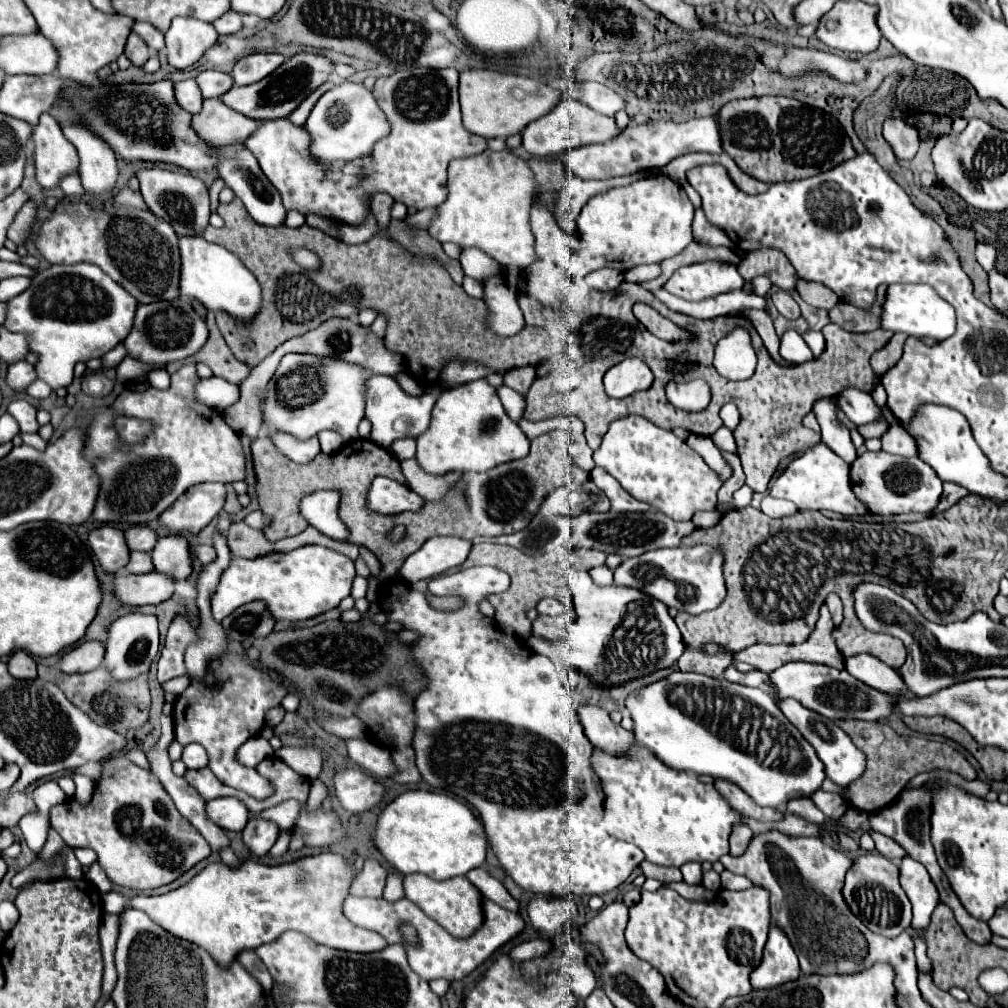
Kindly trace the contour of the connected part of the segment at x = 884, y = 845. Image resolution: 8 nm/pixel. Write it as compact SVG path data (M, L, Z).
M863 827L871 837L873 837L873 841L875 841L875 849L883 855L883 857L887 857L887 859L903 859L907 853L905 853L905 849L899 845L899 843L895 843L891 837L887 837L887 835L883 835L883 833L877 833L877 831L873 831L871 833L871 829L869 827Z

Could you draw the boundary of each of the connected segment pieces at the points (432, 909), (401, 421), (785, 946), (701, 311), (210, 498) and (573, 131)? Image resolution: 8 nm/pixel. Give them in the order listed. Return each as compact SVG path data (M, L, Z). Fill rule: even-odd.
M411 873L405 875L403 885L405 885L405 897L415 901L419 909L423 909L431 919L439 921L439 925L443 925L451 935L467 937L483 923L481 895L467 877L451 877L445 881L435 881L423 873Z
M373 375L367 383L367 409L365 409L365 417L373 423L371 429L371 439L377 445L383 445L385 449L397 441L397 439L405 439L405 437L419 437L431 421L431 409L435 405L442 387L435 387L430 392L424 392L419 397L407 395L401 385L397 383L395 377L391 375Z
M771 925L763 961L761 961L759 969L755 969L755 973L751 973L753 989L771 989L775 985L795 981L799 977L799 973L801 973L799 961L797 961L797 953L795 953L791 941L777 925Z
M655 289L653 295L665 303L669 309L697 317L697 319L711 319L711 317L719 317L719 315L729 315L735 313L739 309L753 309L753 307L765 307L765 297L759 295L749 295L745 291L729 291L729 293L721 293L715 297L709 297L705 301L693 303L693 301L685 301L679 299L663 289Z
M199 483L163 511L161 523L169 533L199 533L225 505L223 483Z
M563 99L547 117L541 117L539 121L527 125L523 129L523 147L535 155L535 157L555 157L563 155L569 149L583 147L583 145L593 145L593 143L607 143L615 139L621 133L621 129L615 123L615 117L601 115L587 107L585 103L577 99Z

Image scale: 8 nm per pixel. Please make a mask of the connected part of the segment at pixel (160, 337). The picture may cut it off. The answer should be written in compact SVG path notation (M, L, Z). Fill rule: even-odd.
M185 299L159 301L149 305L139 305L135 315L135 325L131 335L127 335L125 345L131 357L143 363L173 363L195 355L209 339L207 321L193 309Z

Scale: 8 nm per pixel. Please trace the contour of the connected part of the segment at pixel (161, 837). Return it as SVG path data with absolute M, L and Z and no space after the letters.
M115 755L103 761L101 775L97 779L93 797L87 805L81 805L73 797L65 803L55 805L51 809L51 827L63 837L69 847L89 847L97 853L99 865L105 869L107 877L127 889L155 889L167 883L173 883L185 871L189 871L195 863L209 857L211 847L203 839L203 835L177 811L173 799L163 789L161 781L149 771L141 769L123 755Z

